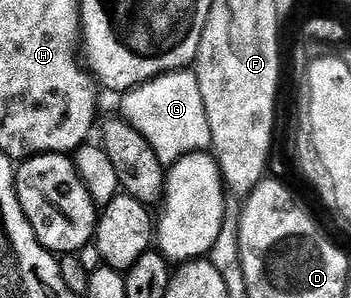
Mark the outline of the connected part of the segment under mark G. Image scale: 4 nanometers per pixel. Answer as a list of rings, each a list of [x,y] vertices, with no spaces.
[[[172,73],[153,79],[126,92],[122,99],[122,118],[152,146],[164,165],[174,165],[186,155],[203,153],[211,147],[209,117],[194,74]]]

